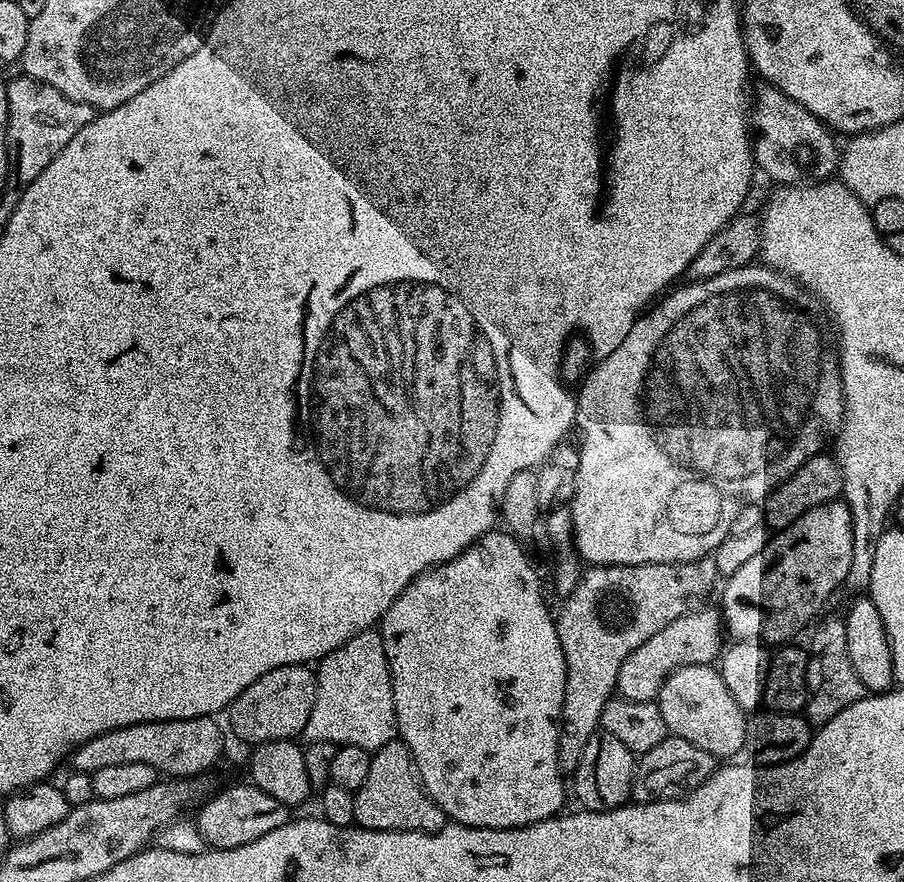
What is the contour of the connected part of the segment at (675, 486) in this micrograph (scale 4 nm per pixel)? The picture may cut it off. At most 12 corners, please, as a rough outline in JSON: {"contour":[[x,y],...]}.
{"contour":[[681,283],[583,377],[574,548],[703,559],[844,423],[813,297]]}

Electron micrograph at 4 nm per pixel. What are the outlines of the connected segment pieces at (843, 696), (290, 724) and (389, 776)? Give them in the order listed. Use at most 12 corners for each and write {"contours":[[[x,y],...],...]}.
{"contours":[[[837,615],[811,629],[807,703],[813,726],[866,692]],[[303,664],[250,682],[226,709],[248,746],[299,737],[316,697]],[[399,738],[372,753],[355,823],[375,832],[437,832]]]}

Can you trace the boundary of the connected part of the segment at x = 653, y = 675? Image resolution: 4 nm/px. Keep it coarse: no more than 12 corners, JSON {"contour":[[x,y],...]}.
{"contour":[[701,606],[622,662],[616,692],[655,701],[666,678],[712,664],[726,632]]}

